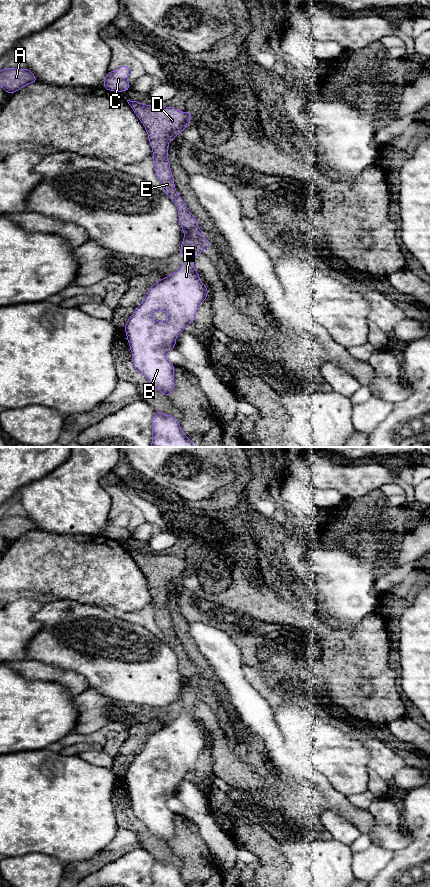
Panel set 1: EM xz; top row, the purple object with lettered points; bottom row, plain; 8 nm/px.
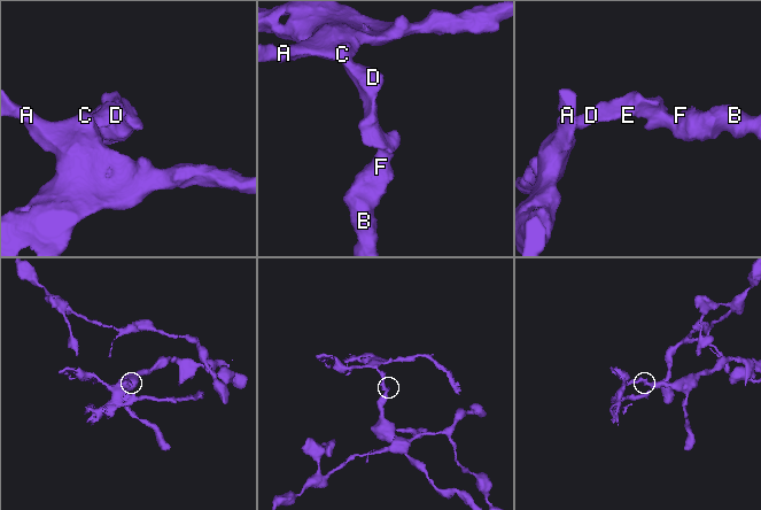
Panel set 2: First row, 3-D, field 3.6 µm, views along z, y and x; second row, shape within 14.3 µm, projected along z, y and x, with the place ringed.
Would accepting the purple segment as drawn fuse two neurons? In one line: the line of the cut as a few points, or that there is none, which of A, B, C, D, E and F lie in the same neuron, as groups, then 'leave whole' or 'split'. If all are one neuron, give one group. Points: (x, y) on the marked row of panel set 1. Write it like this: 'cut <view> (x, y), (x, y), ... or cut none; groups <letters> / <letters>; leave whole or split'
cut xz (202, 234), (199, 236), (194, 232), (187, 232), (184, 235); groups A C D E / B F; split

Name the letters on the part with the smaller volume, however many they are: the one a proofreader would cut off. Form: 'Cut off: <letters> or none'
Cut off: A, C, D, E

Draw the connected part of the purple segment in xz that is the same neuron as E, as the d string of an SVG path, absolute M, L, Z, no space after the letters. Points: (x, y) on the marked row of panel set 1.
M127 100L132 110L144 125L148 134L149 143L152 147L154 161L154 168L157 178L163 185L163 192L167 194L175 203L178 209L179 224L183 229L184 235L190 232L195 232L198 236L202 237L199 231L198 220L190 213L184 201L175 189L174 177L170 168L170 161L168 160L168 145L169 142L174 140L190 123L192 112L183 112L173 107L167 106L152 106L150 104L144 105L139 101Z

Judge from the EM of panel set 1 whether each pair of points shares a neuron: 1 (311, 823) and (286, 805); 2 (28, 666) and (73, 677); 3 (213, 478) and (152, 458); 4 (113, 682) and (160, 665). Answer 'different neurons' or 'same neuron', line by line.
1: same neuron
2: same neuron
3: same neuron
4: same neuron

